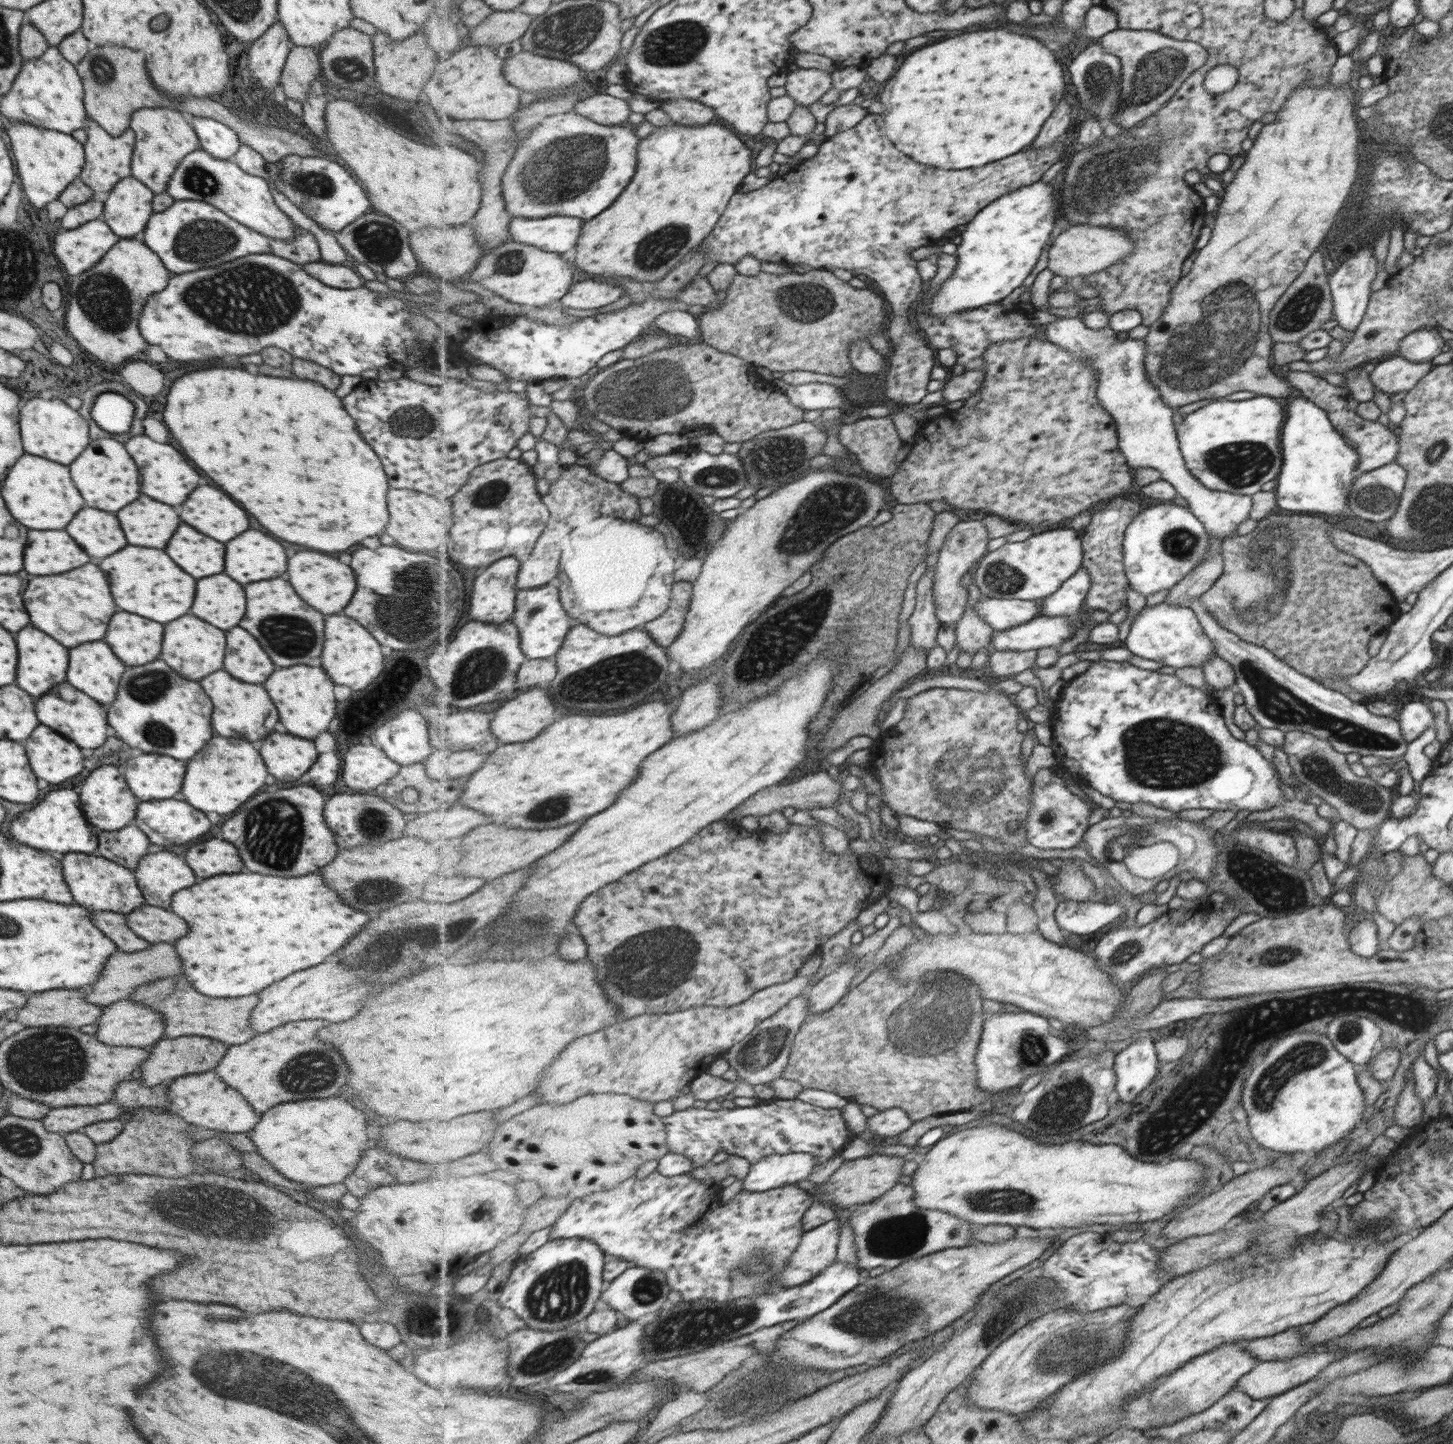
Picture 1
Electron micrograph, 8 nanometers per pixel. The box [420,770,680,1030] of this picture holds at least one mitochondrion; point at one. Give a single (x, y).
(557, 805)

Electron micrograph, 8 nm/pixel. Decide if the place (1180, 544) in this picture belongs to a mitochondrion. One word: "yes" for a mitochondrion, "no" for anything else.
yes

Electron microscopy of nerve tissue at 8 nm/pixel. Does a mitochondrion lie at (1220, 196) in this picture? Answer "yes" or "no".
no

